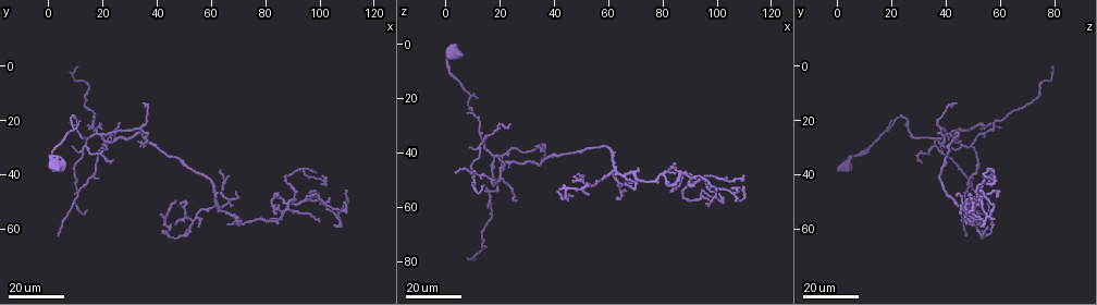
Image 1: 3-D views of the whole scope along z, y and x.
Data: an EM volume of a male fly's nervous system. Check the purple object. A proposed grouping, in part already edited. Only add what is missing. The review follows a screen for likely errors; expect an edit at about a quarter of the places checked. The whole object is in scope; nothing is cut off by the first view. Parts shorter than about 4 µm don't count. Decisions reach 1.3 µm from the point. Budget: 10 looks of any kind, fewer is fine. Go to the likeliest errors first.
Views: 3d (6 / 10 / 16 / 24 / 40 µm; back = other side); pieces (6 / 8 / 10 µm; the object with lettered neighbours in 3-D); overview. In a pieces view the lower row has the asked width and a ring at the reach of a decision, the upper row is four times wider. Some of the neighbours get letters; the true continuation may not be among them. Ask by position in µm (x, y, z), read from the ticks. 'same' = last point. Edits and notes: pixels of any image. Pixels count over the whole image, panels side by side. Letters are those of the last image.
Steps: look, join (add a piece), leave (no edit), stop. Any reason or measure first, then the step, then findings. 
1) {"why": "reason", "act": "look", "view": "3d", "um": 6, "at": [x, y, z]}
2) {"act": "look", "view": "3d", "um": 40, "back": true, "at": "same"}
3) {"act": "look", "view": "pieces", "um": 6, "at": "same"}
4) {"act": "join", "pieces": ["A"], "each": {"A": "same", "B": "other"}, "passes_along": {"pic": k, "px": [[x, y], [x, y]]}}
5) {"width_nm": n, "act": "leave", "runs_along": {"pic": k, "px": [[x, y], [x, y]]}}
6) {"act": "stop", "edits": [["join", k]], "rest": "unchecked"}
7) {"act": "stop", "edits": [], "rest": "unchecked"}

{"why": "end of a long branch", "act": "look", "view": "3d", "um": 16, "at": [110, 46, 53]}

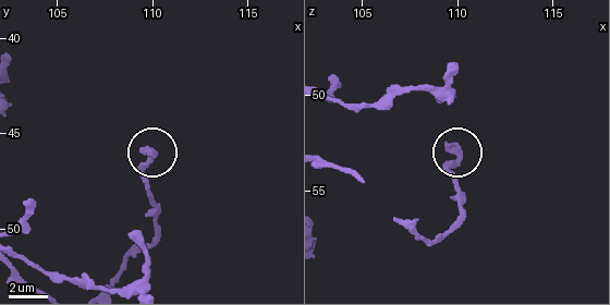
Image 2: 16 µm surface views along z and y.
{"act": "look", "view": "pieces", "um": 10, "at": [109.6, 45.8, 52.6]}

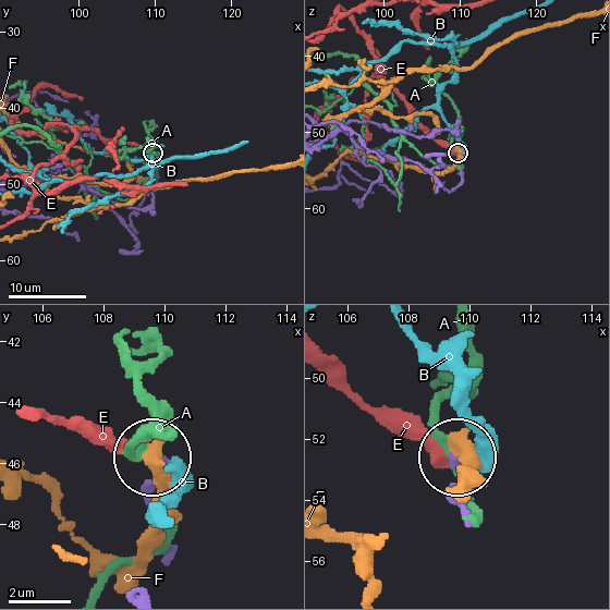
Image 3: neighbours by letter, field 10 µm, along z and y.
{"act": "leave", "each": {"A": "other", "B": "other", "E": "other", "F": "other"}, "found": "no lettered piece goes on from it"}

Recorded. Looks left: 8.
{"why": "long arm stops here", "act": "look", "view": "3d", "um": 24, "at": [47, 50, 56]}

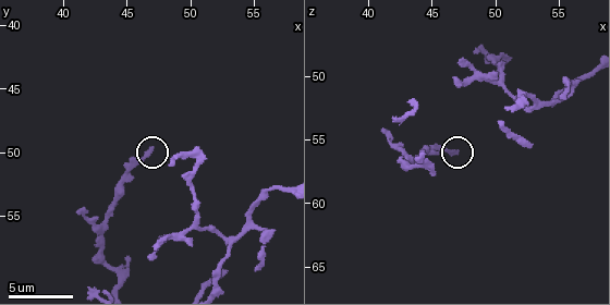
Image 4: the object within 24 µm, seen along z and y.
{"why": "what lies round it", "act": "look", "view": "pieces", "um": 8, "at": [46.8, 49.8, 56.0]}

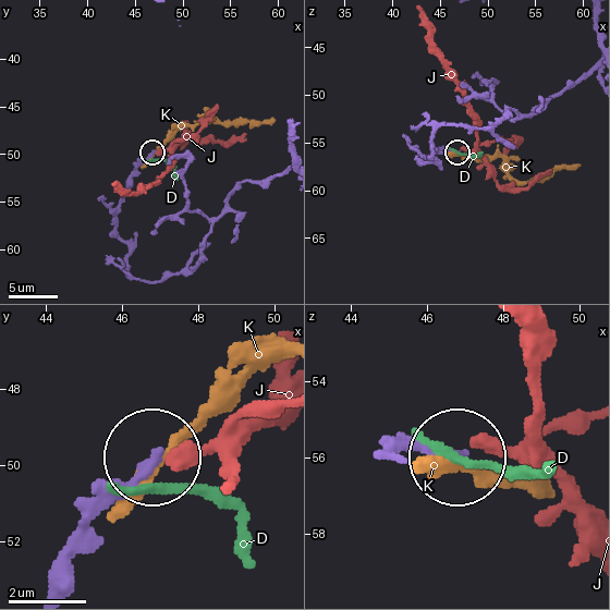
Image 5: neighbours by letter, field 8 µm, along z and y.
{"act": "leave", "each": {"D": "other", "J": "other", "K": "other"}, "runs_along": {"pic": 5, "px": [[136, 279], [114, 222], [129, 177], [150, 153]]}, "found": "none of them fits"}

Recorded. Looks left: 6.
{"why": "branch stops here", "act": "look", "view": "pieces", "um": 10, "at": [52.8, 59.6, 55.6]}

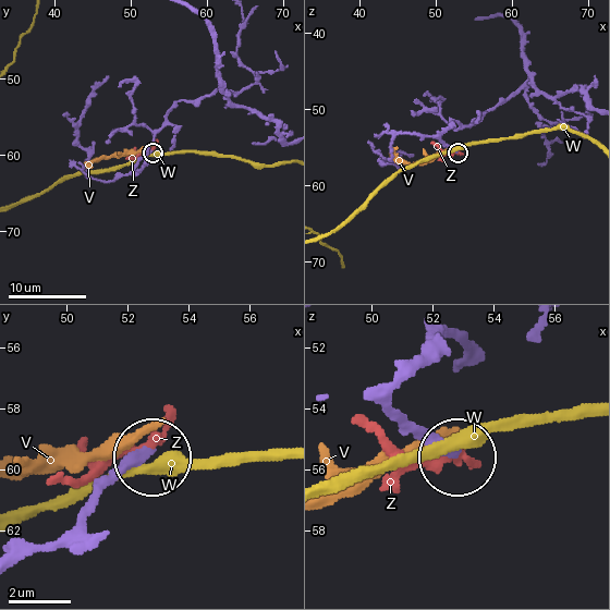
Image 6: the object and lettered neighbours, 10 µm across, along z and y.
{"act": "leave", "each": {"V": "other", "W": "other", "Z": "other"}, "runs_along": {"pic": 6, "px": [[195, 100], [175, 102], [136, 170], [151, 153]]}, "found": "no lettered piece goes on from it"}

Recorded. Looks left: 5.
{"why": "thick end", "act": "look", "view": "3d", "um": 10, "at": [47.4, 57.4, 48.8]}

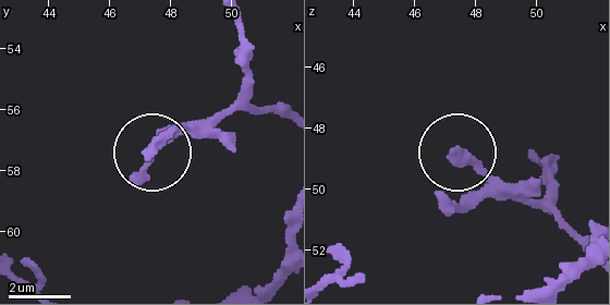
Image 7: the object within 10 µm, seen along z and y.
{"why": "see the neighbours", "act": "look", "view": "pieces", "um": 10, "at": [47.3, 57.4, 48.9]}

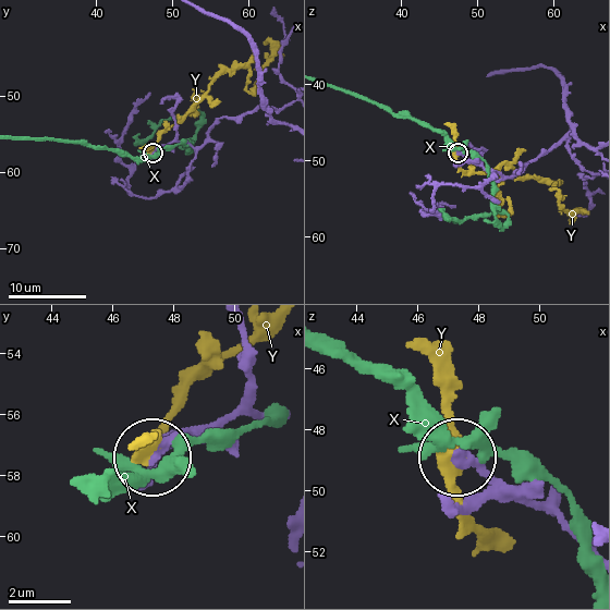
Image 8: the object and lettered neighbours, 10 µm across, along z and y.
{"act": "leave", "each": {"X": "other", "Y": "other"}, "runs_along": {"pic": 8, "px": [[561, 137], [501, 180], [458, 153]]}, "found": "none of them fits"}

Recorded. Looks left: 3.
{"why": "branch stops here", "act": "look", "view": "3d", "um": 16, "at": [70, 58, 45]}

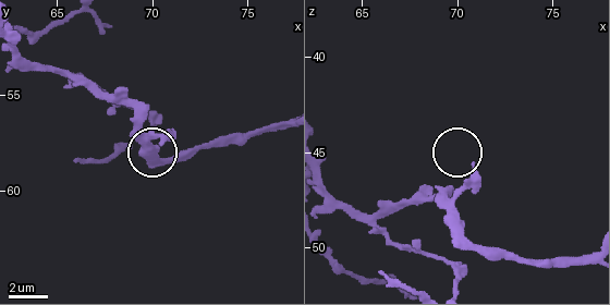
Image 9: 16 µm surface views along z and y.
{"why": "see the neighbours", "act": "look", "view": "pieces", "um": 10, "at": [70.9, 56.9, 45.7]}

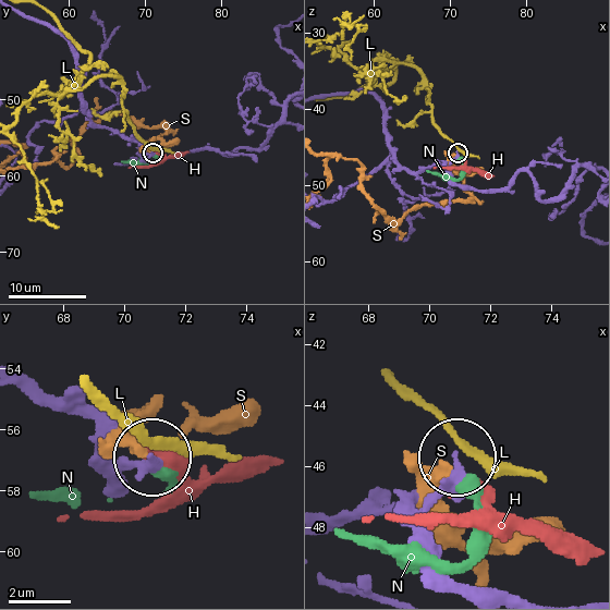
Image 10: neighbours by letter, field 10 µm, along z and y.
{"act": "leave", "each": {"H": "other", "L": "other", "N": "other", "S": "other"}, "runs_along": {"pic": 10, "px": [[382, 111], [391, 153], [405, 168], [421, 172], [456, 154]]}, "found": "no lettered piece goes on from it"}

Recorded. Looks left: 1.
{"act": "stop", "edits": [], "rest": "unchecked"}

